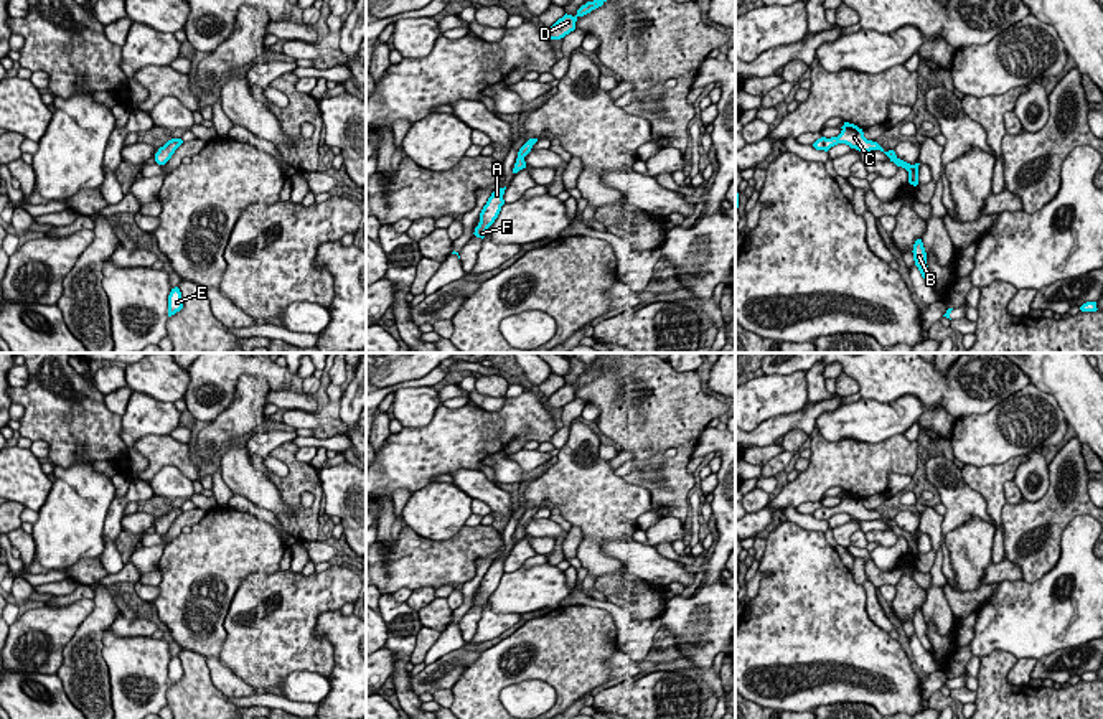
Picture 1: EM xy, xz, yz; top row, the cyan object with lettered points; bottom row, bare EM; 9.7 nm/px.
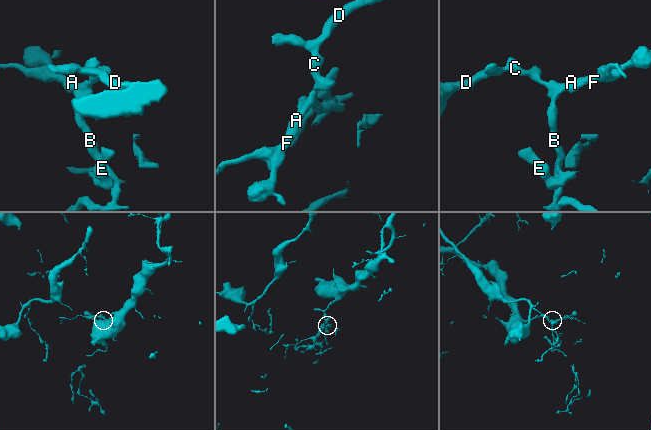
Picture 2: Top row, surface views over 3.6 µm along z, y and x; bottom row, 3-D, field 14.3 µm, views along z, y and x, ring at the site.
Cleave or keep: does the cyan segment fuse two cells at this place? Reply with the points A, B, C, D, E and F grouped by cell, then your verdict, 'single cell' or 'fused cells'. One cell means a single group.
A B E F / C D; fused cells

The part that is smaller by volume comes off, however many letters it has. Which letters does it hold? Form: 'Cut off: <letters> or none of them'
Cut off: A, B, E, F

